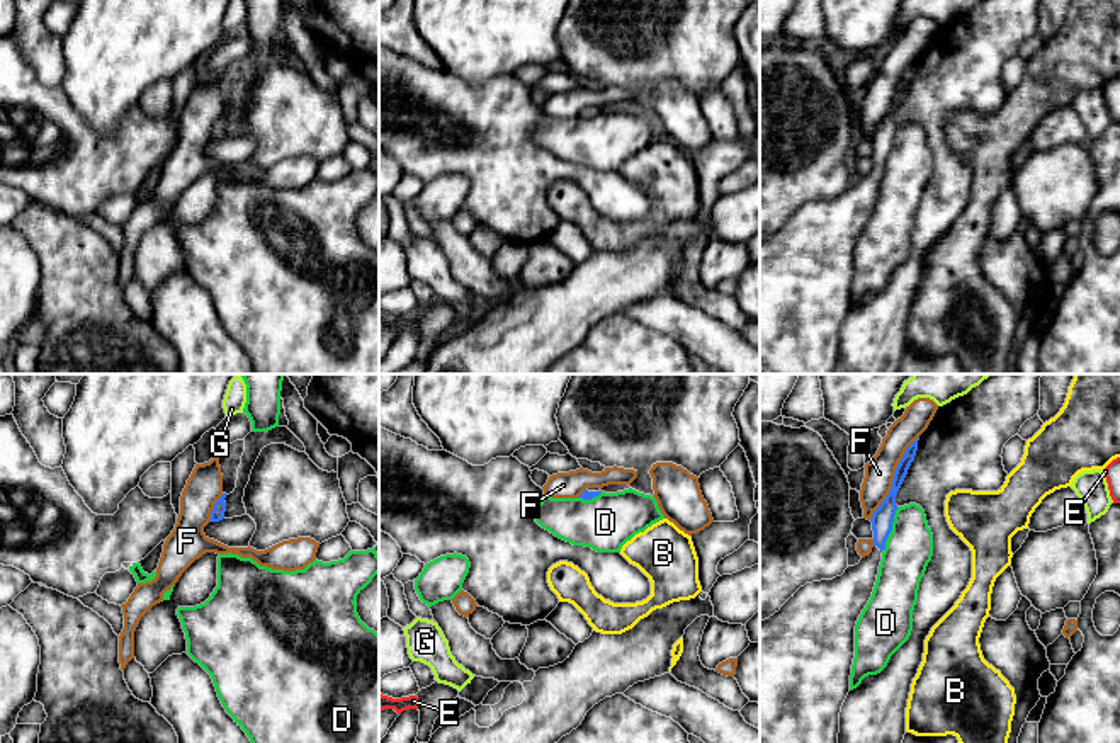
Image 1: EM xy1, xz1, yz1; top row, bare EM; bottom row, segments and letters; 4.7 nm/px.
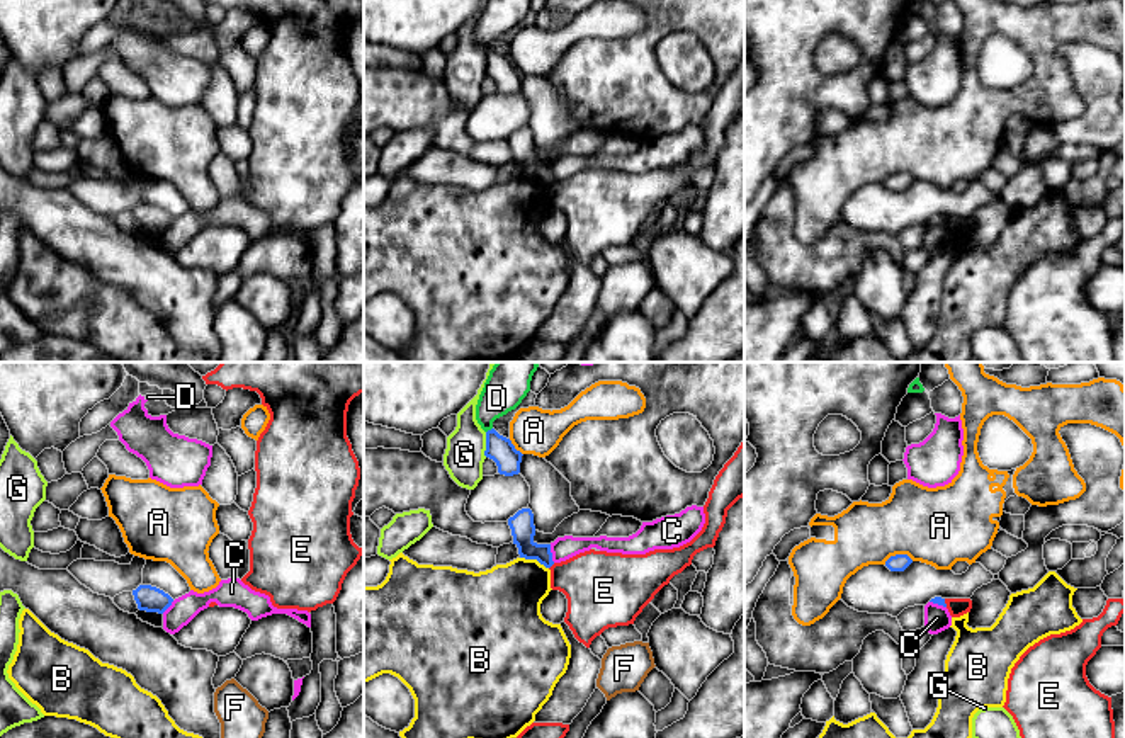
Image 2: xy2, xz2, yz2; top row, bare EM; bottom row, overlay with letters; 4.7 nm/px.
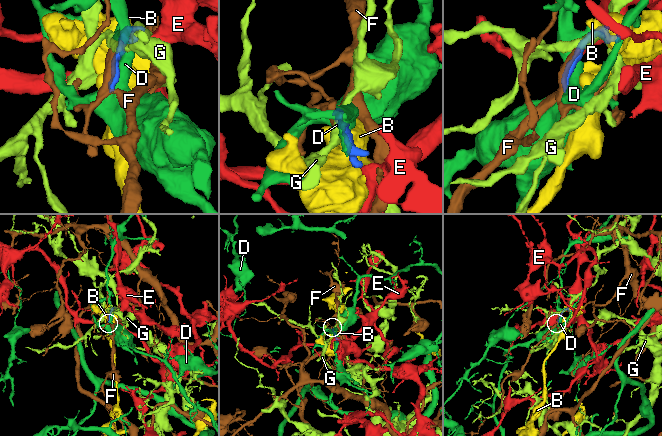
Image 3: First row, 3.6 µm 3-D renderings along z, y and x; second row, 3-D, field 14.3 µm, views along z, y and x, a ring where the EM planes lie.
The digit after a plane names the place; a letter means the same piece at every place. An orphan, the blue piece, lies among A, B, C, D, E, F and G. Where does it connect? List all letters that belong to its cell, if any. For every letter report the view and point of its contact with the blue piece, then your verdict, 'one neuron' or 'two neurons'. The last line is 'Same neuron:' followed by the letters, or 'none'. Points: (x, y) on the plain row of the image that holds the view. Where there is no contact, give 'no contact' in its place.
A: yz2 (898, 174) | two neurons
B: xz2 (534, 177) | two neurons
C: xz2 (551, 172) | two neurons
D: yz1 (891, 148) | two neurons
E: xz2 (551, 184) | two neurons
F: yz1 (894, 97) | two neurons
G: xz2 (486, 63) | two neurons
Same neuron: none

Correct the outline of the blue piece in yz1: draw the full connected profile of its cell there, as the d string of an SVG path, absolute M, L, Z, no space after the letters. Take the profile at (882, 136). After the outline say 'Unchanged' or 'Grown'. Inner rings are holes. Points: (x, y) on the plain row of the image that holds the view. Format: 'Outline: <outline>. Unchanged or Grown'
Outline: M918 60L906 68L889 114L872 134L872 172L841 196L806 202L760 241L760 374L834 374L840 332L850 311L855 245L872 216L897 129L896 114L914 80Z. Grown

